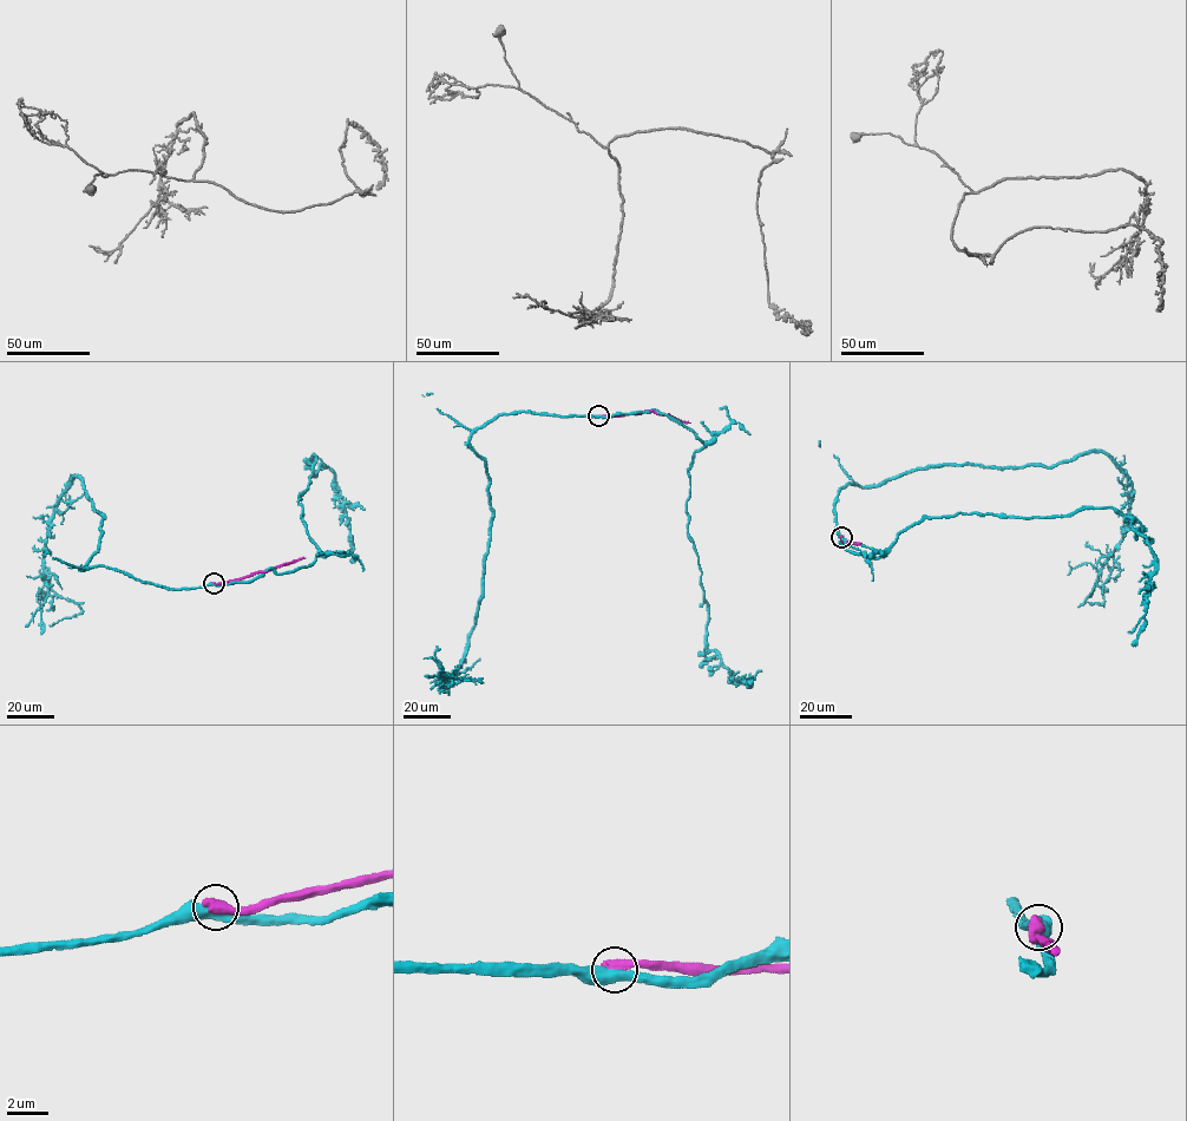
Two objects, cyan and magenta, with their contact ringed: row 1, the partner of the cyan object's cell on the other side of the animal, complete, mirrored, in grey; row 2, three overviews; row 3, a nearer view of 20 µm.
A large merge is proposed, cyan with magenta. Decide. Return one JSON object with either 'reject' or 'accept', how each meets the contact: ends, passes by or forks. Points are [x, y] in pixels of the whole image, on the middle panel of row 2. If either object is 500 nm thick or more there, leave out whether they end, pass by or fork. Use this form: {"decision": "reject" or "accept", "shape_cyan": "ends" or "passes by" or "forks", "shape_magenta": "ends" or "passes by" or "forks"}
{"decision": "reject"}

